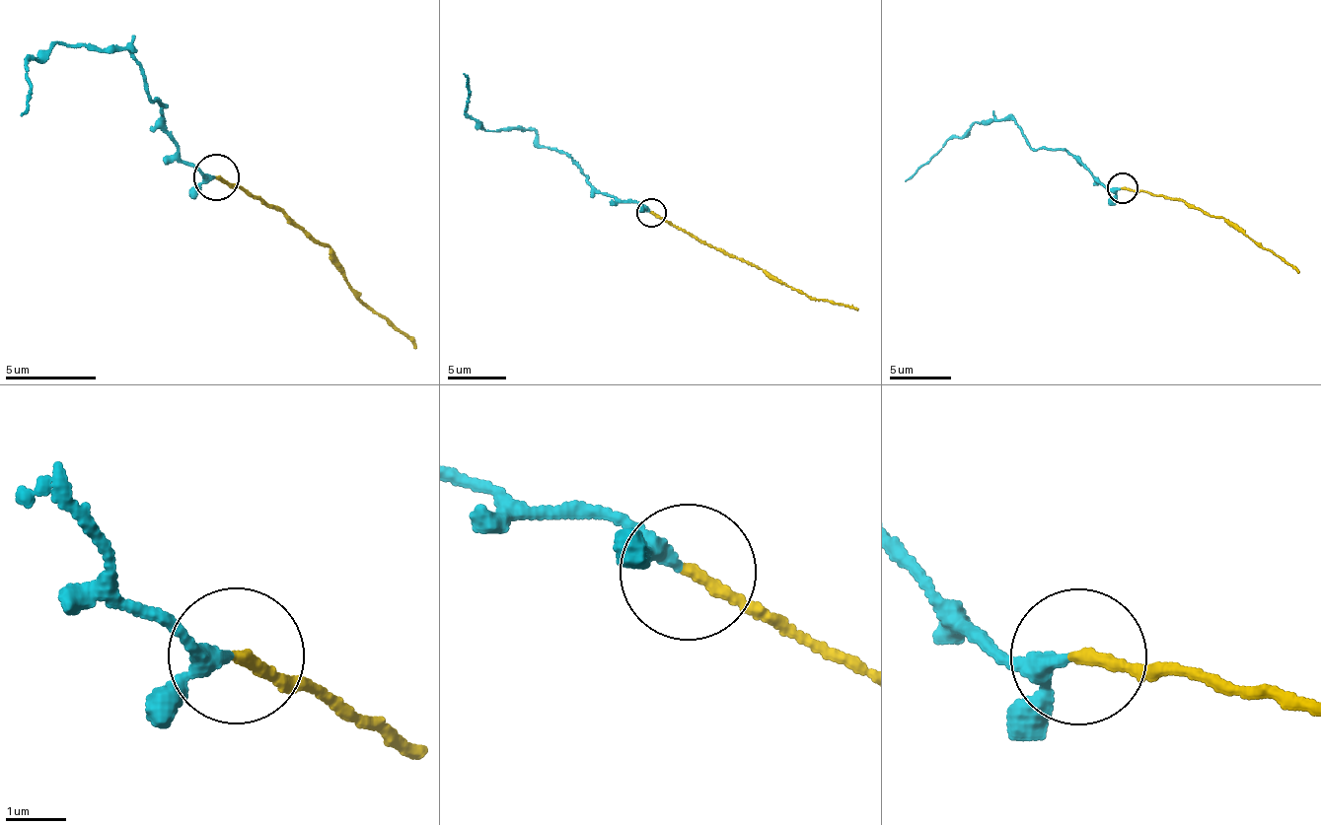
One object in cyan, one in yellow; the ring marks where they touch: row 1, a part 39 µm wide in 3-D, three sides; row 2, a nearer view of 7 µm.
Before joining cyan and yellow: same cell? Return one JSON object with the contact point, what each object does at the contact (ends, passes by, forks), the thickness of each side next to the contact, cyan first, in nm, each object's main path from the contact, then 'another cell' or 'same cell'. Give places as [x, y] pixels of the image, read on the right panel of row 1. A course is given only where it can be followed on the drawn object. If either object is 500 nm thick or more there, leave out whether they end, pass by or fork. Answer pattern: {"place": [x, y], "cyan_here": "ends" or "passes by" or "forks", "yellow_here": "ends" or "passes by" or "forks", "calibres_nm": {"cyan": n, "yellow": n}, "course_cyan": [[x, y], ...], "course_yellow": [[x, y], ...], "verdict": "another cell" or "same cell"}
{"place": [1123, 188], "cyan_here": "passes by", "yellow_here": "ends", "calibres_nm": {"cyan": 200, "yellow": 200}, "course_cyan": [[1121, 187], [1101, 180], [1070, 154], [1033, 149], [1023, 128], [1004, 119], [971, 125], [943, 145], [905, 181]], "course_yellow": [[1122, 187], [1179, 198], [1221, 216], [1298, 272]], "verdict": "same cell"}

